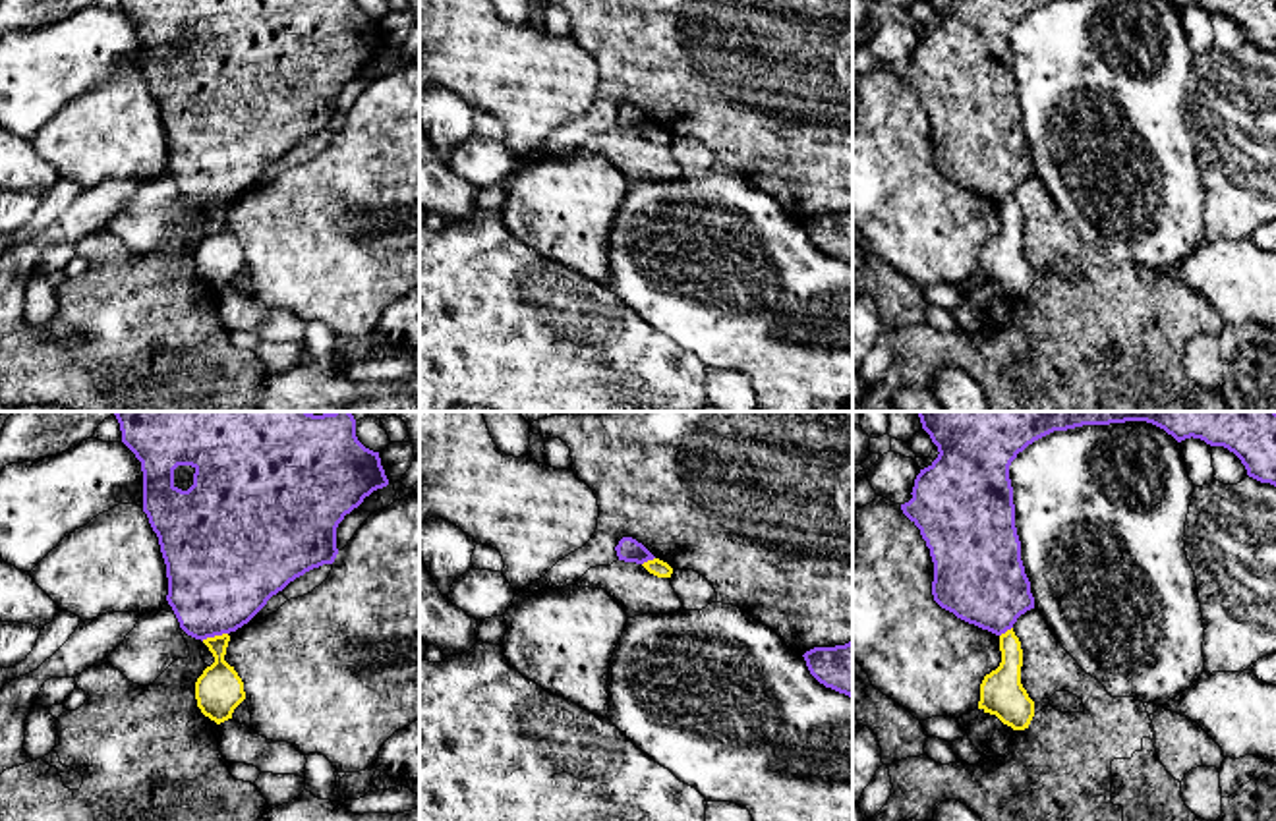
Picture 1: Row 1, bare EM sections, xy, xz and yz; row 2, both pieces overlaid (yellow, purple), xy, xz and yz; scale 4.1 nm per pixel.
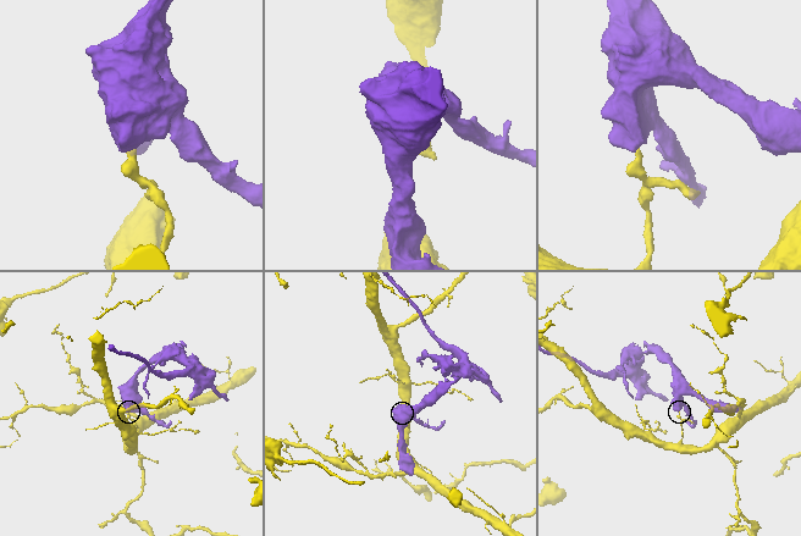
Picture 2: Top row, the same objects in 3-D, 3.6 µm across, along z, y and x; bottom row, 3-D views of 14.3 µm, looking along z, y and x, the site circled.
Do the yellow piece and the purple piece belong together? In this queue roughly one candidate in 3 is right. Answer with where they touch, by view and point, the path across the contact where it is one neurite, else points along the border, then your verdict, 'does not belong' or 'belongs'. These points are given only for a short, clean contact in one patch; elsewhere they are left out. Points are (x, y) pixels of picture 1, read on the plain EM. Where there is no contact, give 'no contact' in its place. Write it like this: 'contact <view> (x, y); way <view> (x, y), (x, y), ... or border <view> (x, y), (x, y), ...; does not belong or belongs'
contact xy (215, 203); border xy (227, 199), (202, 207); does not belong

